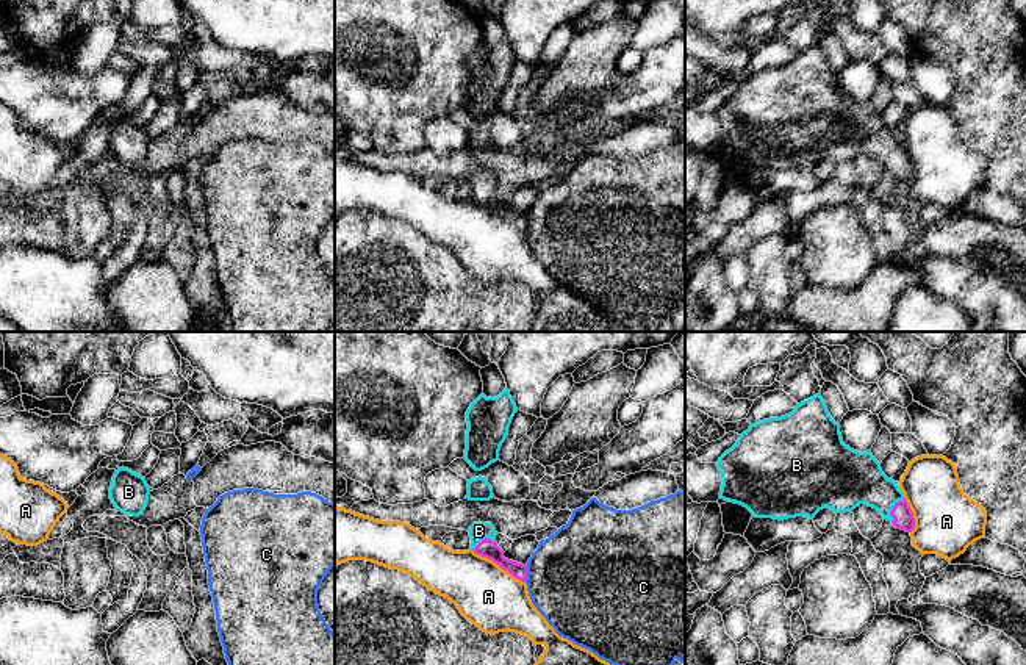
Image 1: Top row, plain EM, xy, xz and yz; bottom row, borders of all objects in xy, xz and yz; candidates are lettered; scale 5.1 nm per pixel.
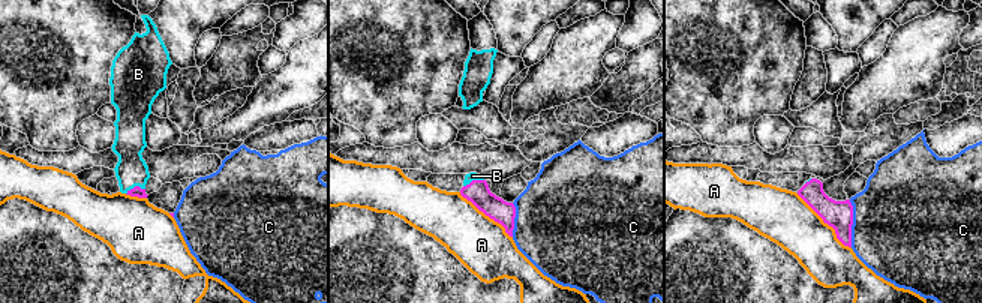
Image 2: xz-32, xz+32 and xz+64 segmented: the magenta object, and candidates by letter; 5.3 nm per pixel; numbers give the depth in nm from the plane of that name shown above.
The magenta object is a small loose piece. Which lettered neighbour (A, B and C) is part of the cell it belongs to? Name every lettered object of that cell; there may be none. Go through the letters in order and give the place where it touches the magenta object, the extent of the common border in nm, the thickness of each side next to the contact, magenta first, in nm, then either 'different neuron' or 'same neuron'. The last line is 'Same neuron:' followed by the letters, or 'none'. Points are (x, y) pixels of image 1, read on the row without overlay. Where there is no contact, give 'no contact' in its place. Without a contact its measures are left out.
A: xz (499, 215) | 320 nm | 90/320 nm | different neuron
B: yz (893, 158) | 140 nm | 100/280 nm | same neuron
C: xz (526, 222) | 90 nm | 90/500 nm | different neuron
Same neuron: B

